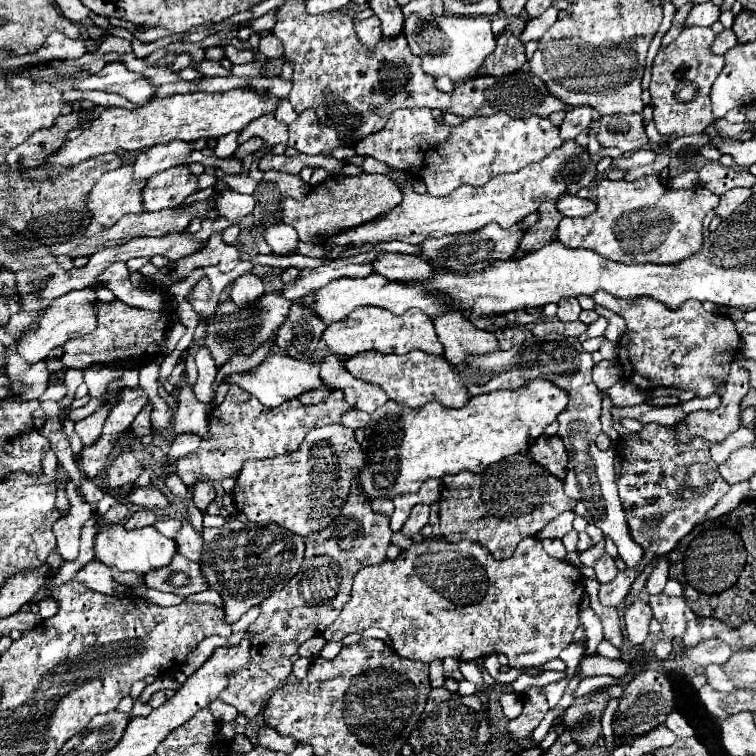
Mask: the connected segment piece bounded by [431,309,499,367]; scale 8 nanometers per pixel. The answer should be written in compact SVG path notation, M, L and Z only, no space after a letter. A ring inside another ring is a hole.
M451 309L431 319L445 347L445 359L453 367L465 363L471 355L485 355L499 349L495 335L477 329L463 311Z

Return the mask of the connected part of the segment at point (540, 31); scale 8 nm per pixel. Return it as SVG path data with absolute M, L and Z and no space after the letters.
M549 7L543 15L531 19L531 23L527 23L527 27L525 27L523 35L521 35L521 41L527 43L527 41L531 41L531 39L541 39L541 37L545 35L545 31L557 21L557 13L559 13L559 11L557 11L555 7Z

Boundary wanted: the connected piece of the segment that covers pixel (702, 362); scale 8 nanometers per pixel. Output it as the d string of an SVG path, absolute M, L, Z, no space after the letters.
M605 291L593 297L597 305L611 311L627 311L621 317L627 319L627 333L619 339L619 365L623 379L639 389L657 387L683 387L697 391L699 395L711 395L719 385L727 381L729 365L741 349L741 337L735 323L725 315L707 313L700 301L689 299L679 311L667 311L663 303L643 299L643 303L623 303Z

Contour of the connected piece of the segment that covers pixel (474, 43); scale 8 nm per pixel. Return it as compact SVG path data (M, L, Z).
M413 13L405 19L403 33L411 51L421 57L423 71L431 77L447 75L453 81L473 77L485 57L495 51L495 35L491 33L491 21L487 17L429 15L427 19L419 19L419 15Z

